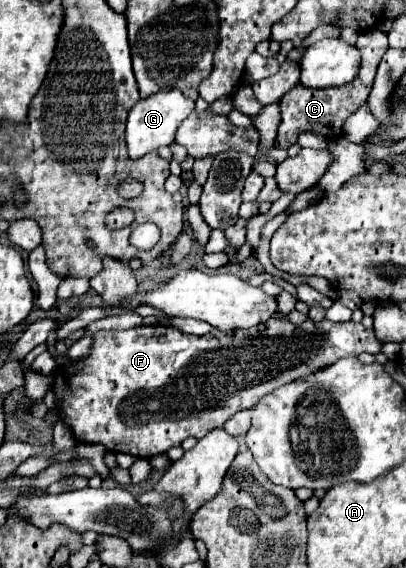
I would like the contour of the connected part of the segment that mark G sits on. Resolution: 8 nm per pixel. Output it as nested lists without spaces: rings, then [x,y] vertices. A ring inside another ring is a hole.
[[[180,89],[170,91],[158,91],[152,93],[152,97],[140,99],[128,113],[128,125],[126,125],[126,143],[128,143],[128,155],[130,159],[144,157],[146,153],[170,145],[174,141],[174,133],[182,119],[186,119],[194,111],[194,101],[186,97]]]

